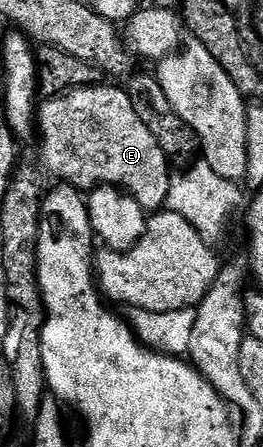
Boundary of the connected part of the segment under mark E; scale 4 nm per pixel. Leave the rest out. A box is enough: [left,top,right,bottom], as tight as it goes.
[36,83,172,211]

